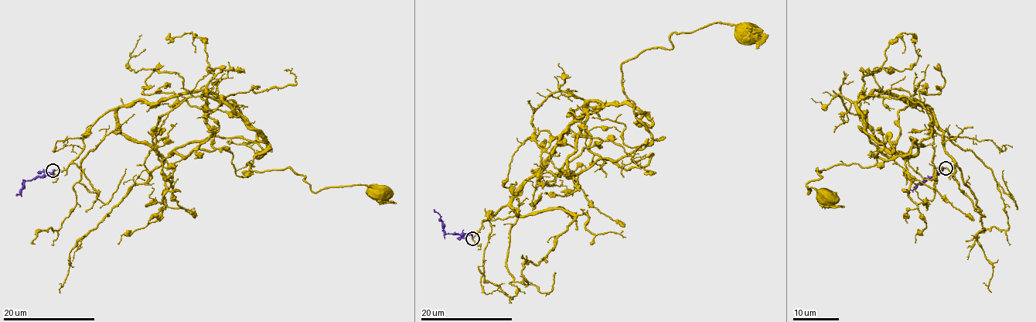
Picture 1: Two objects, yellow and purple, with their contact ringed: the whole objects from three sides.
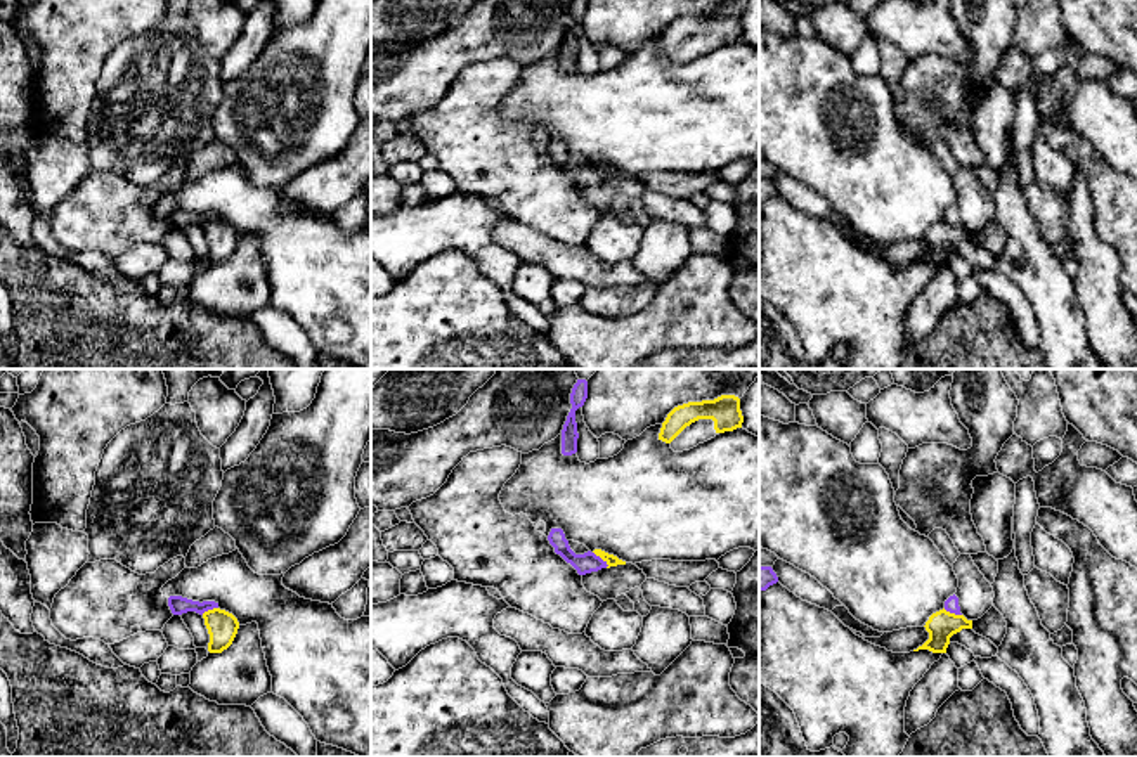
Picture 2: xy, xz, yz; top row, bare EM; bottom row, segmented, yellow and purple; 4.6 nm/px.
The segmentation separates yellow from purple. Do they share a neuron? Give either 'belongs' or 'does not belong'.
does not belong

